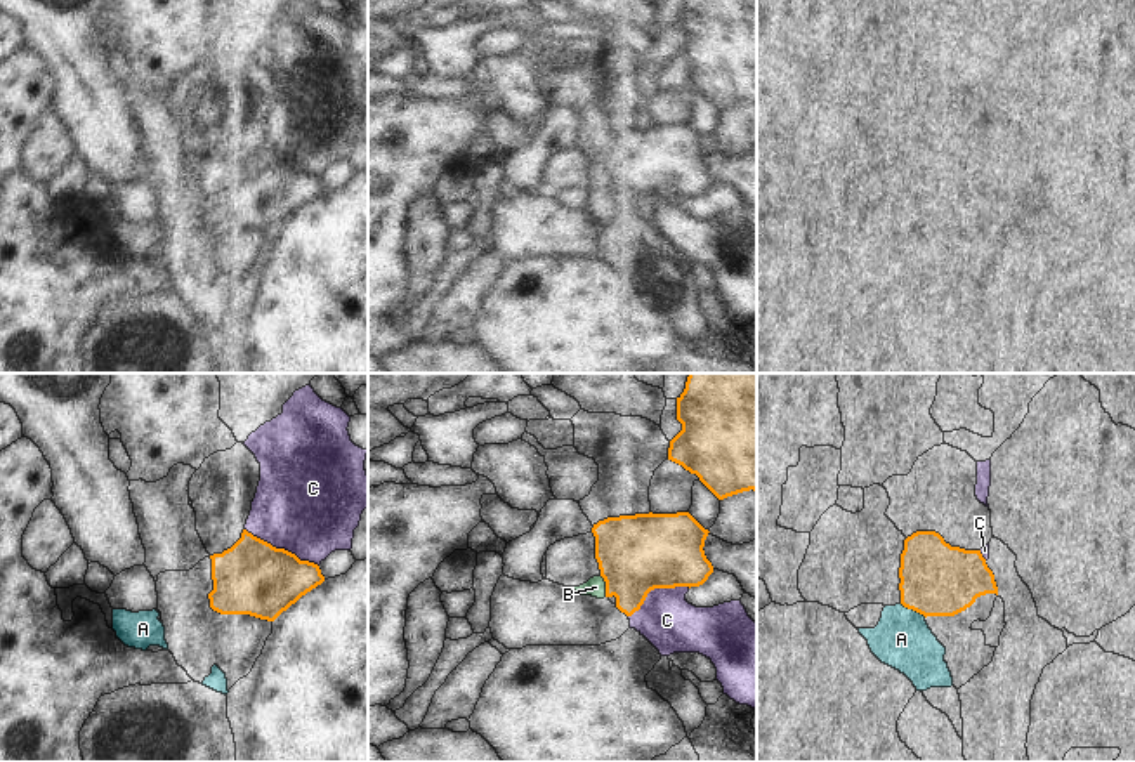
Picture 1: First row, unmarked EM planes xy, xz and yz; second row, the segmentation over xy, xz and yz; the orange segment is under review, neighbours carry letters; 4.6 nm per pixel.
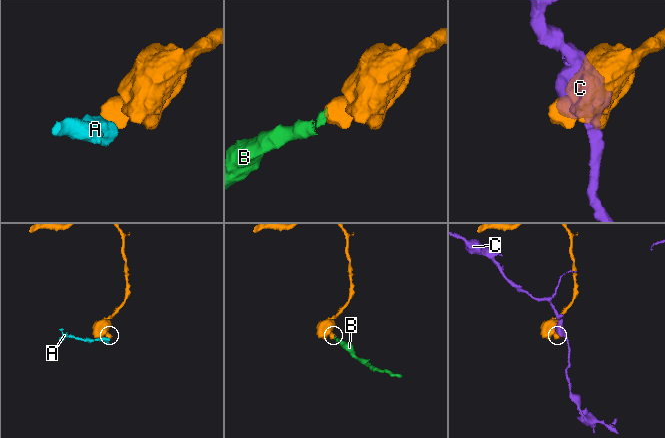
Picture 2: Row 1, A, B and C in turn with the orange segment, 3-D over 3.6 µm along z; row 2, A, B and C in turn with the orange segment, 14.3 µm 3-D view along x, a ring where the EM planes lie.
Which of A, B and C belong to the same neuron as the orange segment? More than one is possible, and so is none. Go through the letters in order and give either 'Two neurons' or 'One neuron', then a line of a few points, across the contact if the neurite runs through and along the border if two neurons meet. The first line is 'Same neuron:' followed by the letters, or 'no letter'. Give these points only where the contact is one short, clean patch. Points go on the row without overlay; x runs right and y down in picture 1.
Same neuron: B
A: Two neurons. Line: yz (901, 214), (925, 228)
B: One neuron. Line: xz (636, 165), (606, 197), (596, 198)
C: Two neurons

